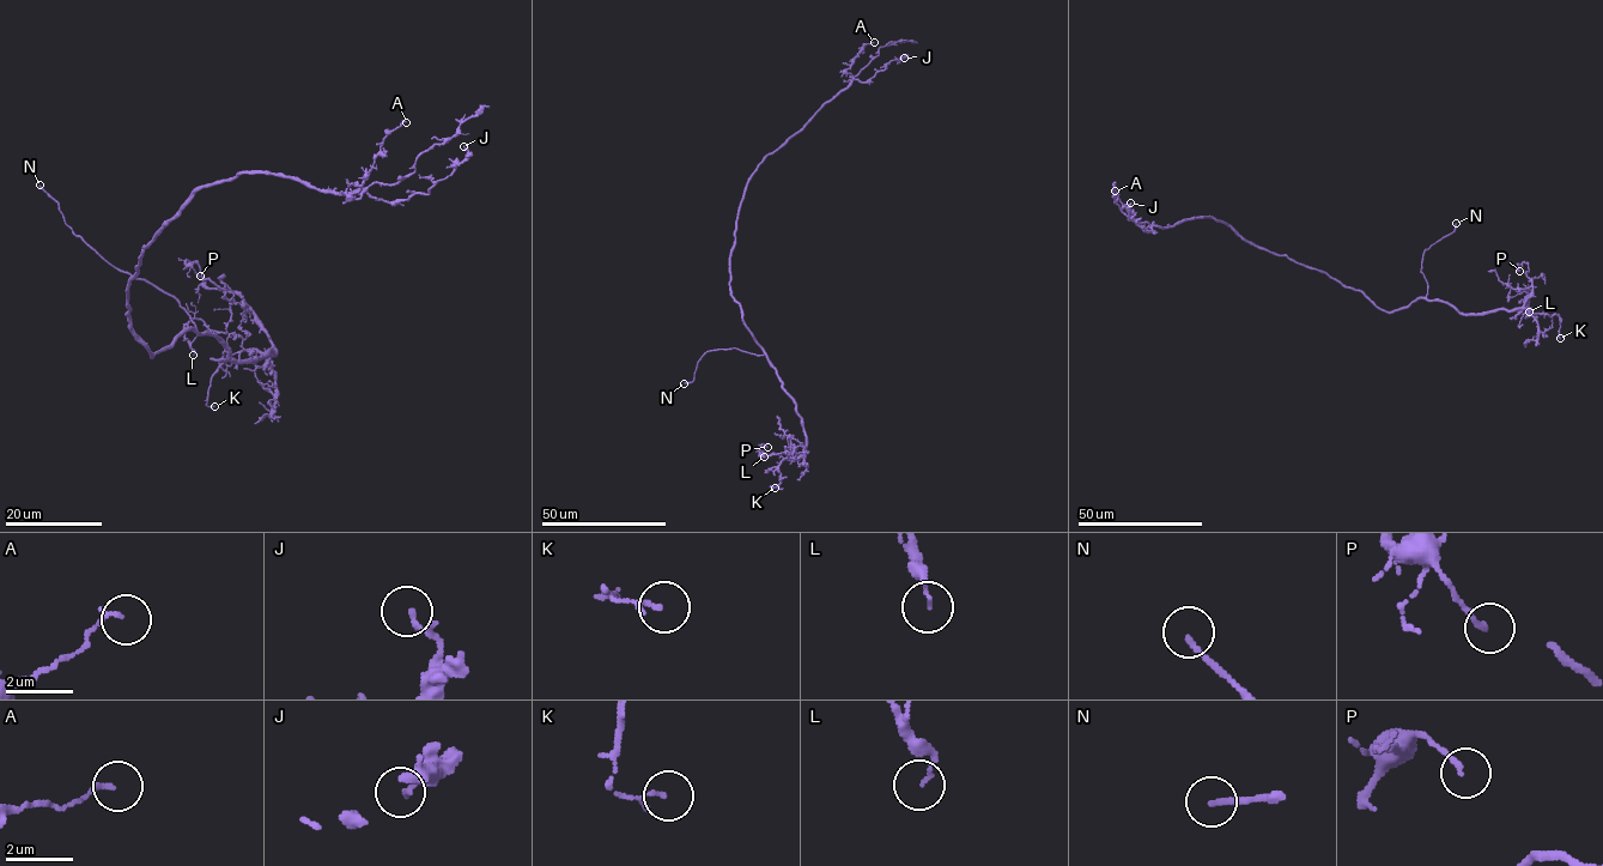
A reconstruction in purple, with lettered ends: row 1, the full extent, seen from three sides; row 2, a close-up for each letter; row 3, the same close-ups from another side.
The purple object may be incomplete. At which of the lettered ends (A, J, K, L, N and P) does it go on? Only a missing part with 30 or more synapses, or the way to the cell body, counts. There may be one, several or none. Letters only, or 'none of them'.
N

